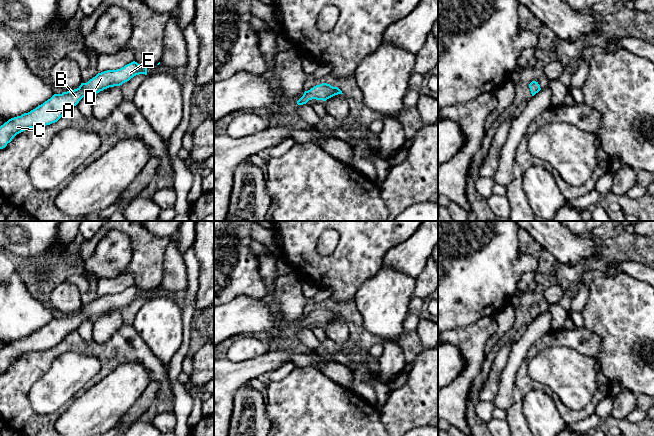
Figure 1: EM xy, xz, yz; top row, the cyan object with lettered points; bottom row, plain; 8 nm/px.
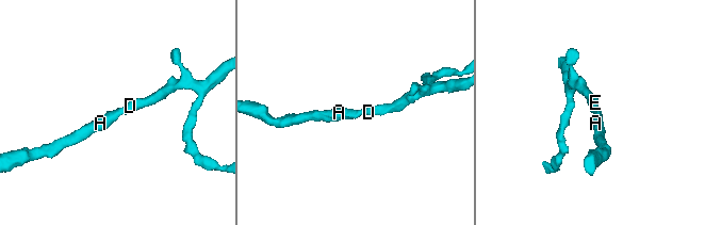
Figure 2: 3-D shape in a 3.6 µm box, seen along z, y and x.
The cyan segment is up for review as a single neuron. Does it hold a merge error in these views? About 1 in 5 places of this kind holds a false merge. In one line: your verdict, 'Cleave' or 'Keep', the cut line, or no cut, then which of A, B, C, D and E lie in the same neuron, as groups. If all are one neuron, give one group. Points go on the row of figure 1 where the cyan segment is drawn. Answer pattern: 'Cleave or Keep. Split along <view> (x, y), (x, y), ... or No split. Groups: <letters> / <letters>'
Keep. No split. Groups: A B C D E

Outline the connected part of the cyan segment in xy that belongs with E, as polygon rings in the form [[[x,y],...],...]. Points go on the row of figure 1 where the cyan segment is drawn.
[[[133,61],[120,69],[98,73],[87,83],[81,83],[77,89],[54,94],[30,112],[11,118],[0,126],[0,149],[5,148],[17,134],[27,129],[57,122],[87,94],[96,95],[109,87],[120,86],[136,75],[147,75],[149,67],[152,66],[140,65]]]

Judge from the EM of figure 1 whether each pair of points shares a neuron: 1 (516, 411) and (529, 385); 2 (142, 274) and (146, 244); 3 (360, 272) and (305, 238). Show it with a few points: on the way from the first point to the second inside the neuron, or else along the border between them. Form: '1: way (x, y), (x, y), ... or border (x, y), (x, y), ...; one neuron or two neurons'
1: way (517, 404), (517, 396), (522, 391); one neuron
2: way (146, 267), (146, 251); one neuron
3: way (344, 271), (328, 271), (311, 254); one neuron

